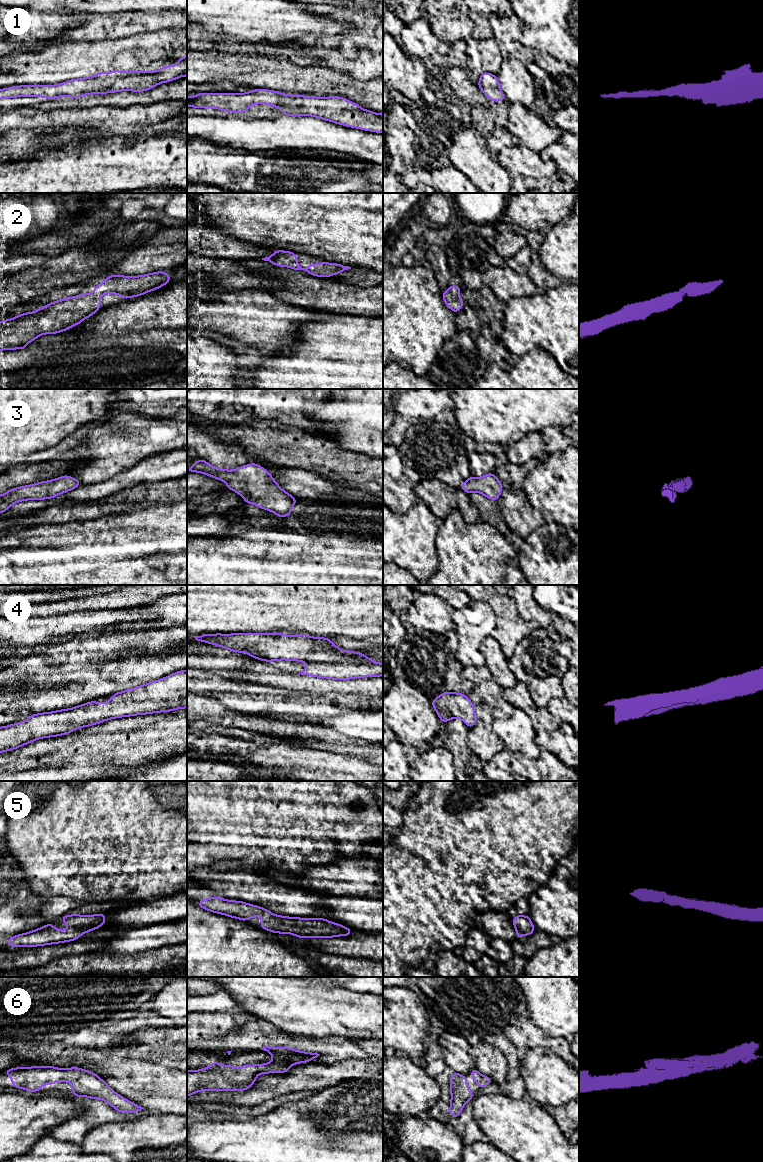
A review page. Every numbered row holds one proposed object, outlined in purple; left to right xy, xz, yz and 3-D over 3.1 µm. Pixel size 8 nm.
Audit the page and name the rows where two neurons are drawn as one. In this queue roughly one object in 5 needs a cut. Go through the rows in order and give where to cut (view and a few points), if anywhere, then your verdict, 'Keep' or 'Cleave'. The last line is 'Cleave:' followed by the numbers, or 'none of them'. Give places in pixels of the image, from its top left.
1: No split. Keep
2: No split. Keep
3: No split. Keep
4: No split. Keep
5: No split. Keep
6: No split. Keep
Cleave: none of them

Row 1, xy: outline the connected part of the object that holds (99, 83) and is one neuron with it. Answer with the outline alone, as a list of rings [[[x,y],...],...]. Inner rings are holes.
[[[187,55],[178,59],[174,66],[164,65],[156,71],[99,72],[87,78],[72,79],[57,85],[25,85],[0,89],[0,99],[15,97],[80,98],[90,94],[105,94],[118,91],[143,92],[160,83],[187,76]]]

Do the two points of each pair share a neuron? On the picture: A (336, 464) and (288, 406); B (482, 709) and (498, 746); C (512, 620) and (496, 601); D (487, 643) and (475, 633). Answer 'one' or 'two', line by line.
A: two
B: one
C: one
D: two

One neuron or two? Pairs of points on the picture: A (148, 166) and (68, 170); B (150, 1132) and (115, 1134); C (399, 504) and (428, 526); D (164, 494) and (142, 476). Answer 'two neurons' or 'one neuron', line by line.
A: one neuron
B: one neuron
C: two neurons
D: two neurons

